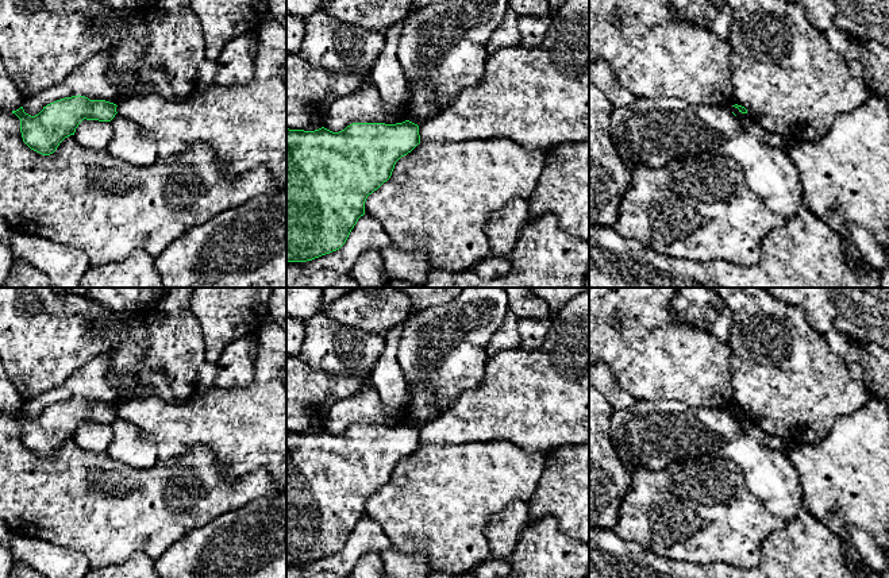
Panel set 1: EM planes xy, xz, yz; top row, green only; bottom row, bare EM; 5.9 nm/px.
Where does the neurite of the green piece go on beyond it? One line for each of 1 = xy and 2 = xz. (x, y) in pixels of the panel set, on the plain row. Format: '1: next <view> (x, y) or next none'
1: next none
2: next none

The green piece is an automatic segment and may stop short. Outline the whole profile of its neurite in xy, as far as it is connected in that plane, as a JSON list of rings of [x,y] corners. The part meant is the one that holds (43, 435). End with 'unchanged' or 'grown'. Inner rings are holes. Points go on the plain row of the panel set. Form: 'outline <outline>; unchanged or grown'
outline [[[78,397],[47,406],[35,419],[26,416],[23,409],[12,416],[20,421],[23,444],[34,454],[50,458],[65,440],[74,438],[84,421],[111,424],[118,416],[116,409],[105,402],[89,402]]]; unchanged

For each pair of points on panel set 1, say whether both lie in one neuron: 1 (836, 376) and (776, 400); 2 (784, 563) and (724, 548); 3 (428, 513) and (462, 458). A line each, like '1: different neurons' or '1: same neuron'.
1: same neuron
2: different neurons
3: same neuron

